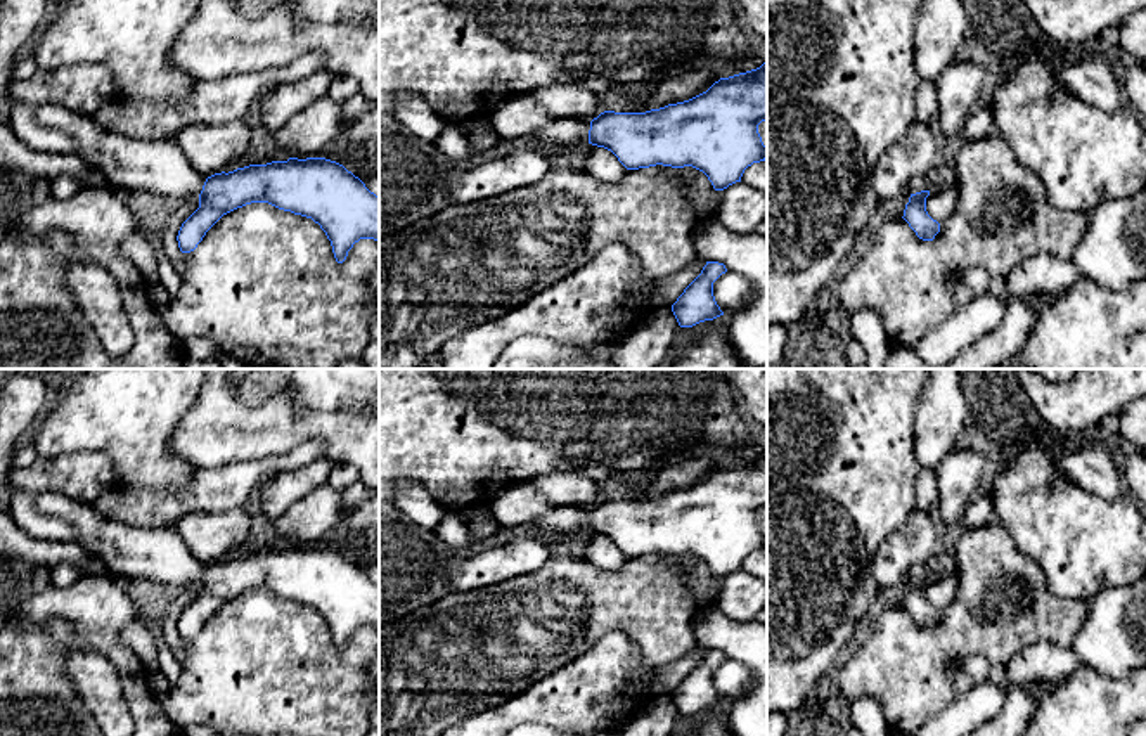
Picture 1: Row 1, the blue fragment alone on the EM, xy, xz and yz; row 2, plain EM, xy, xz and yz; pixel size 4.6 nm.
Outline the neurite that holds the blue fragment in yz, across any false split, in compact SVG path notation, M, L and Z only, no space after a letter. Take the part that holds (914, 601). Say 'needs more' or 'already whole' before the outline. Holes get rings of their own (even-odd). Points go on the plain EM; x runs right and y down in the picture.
needs more; M926 563L914 565L909 570L909 591L904 597L904 608L923 629L933 629L940 620L940 611L926 599L926 585L930 584Z

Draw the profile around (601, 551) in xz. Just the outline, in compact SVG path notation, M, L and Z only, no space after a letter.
M587 532L583 537L583 558L592 565L611 571L625 563L627 556L618 549L618 546L611 539L592 532Z

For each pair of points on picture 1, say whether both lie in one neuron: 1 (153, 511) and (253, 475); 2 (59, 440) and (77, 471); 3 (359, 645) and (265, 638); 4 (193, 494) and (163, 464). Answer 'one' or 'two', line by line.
1: one
2: two
3: one
4: two

